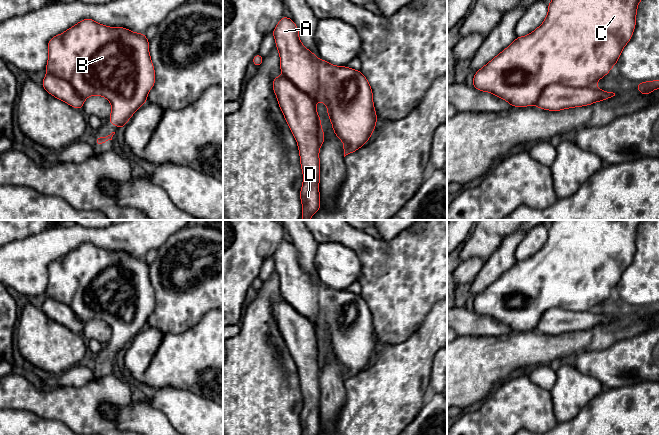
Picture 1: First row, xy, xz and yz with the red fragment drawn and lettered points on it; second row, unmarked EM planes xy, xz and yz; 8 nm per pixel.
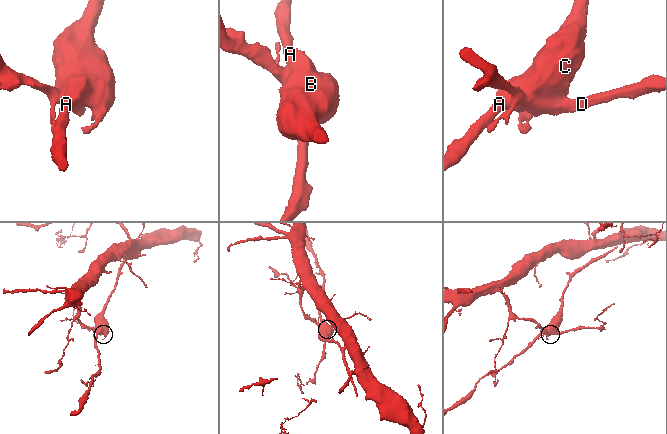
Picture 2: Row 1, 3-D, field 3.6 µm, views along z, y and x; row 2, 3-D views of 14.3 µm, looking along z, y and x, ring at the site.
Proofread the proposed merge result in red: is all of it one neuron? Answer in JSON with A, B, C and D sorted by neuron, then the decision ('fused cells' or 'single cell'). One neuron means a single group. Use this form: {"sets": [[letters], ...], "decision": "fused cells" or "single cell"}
{"sets": [["A", "B", "C"], ["D"]], "decision": "fused cells"}

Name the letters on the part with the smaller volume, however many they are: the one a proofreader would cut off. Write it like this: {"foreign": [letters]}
{"foreign": ["A", "B", "C"]}

